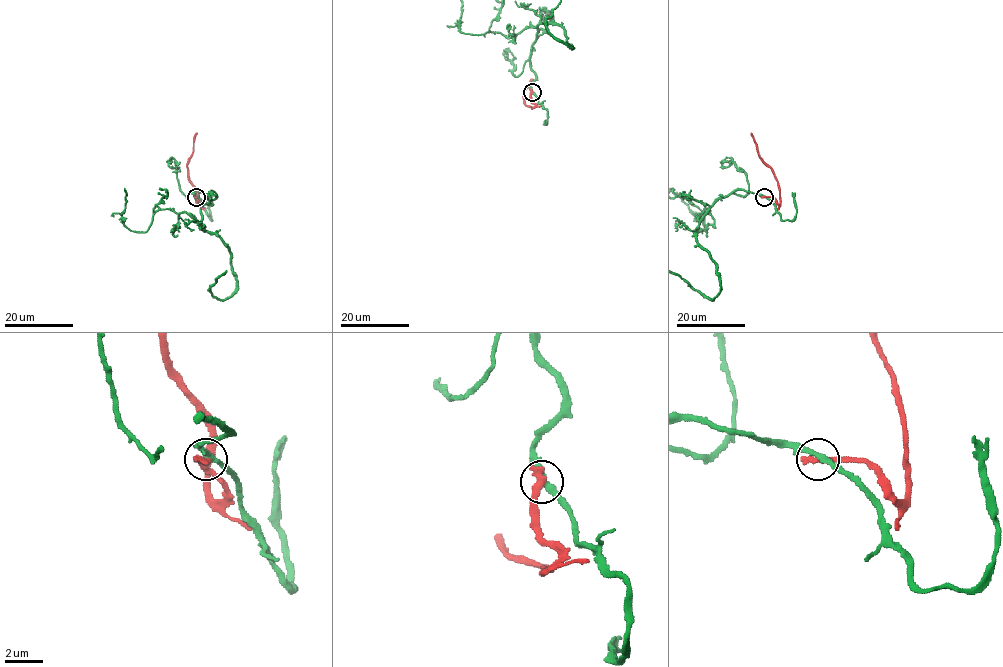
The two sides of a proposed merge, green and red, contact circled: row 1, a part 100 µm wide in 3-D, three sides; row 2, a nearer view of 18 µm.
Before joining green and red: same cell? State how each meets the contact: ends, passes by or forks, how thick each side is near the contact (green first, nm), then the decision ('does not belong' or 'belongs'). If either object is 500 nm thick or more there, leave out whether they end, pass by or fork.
green passes by | red ends | 280/400 nm | does not belong

